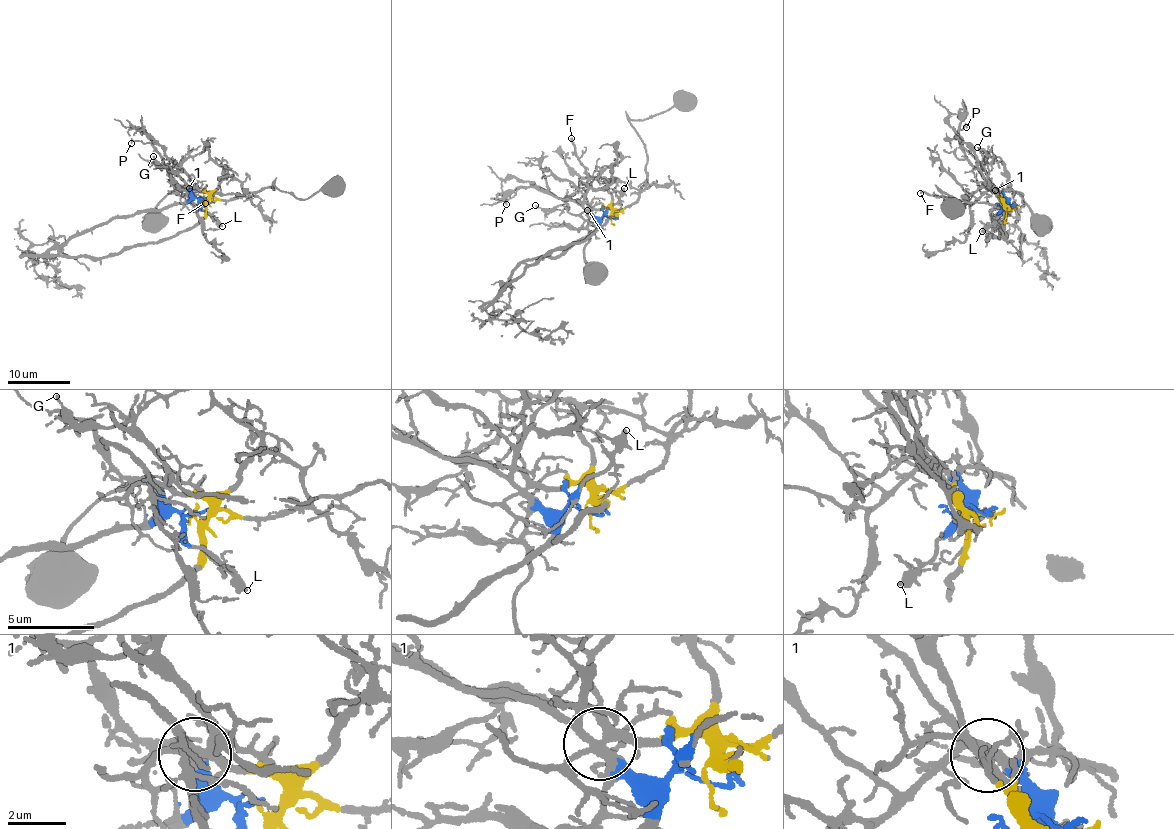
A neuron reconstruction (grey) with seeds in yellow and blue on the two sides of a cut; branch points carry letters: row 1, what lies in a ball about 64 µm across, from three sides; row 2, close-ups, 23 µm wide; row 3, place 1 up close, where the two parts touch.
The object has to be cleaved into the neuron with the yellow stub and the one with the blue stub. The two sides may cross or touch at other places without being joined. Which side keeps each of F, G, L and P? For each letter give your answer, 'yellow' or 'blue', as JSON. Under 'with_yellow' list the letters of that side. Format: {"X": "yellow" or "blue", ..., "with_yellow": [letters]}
{"F": "blue", "G": "yellow", "L": "blue", "P": "blue", "with_yellow": ["G"]}

